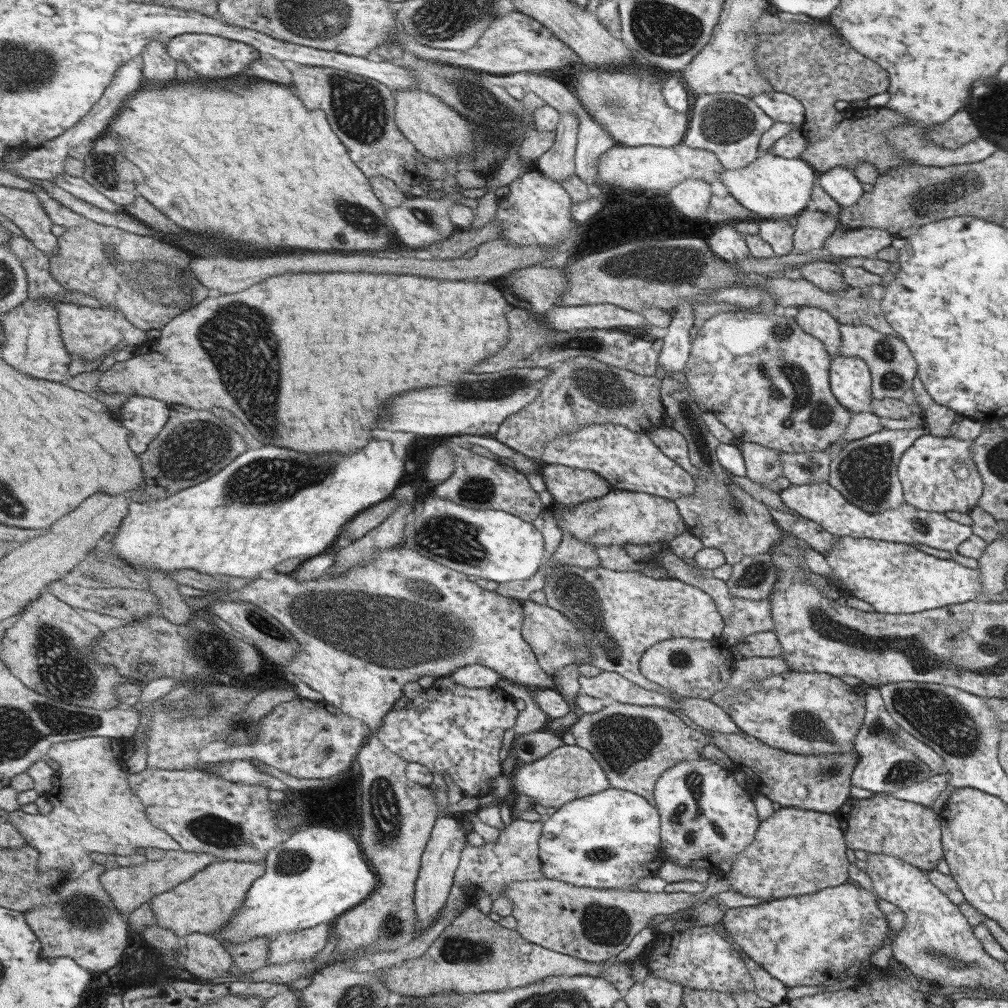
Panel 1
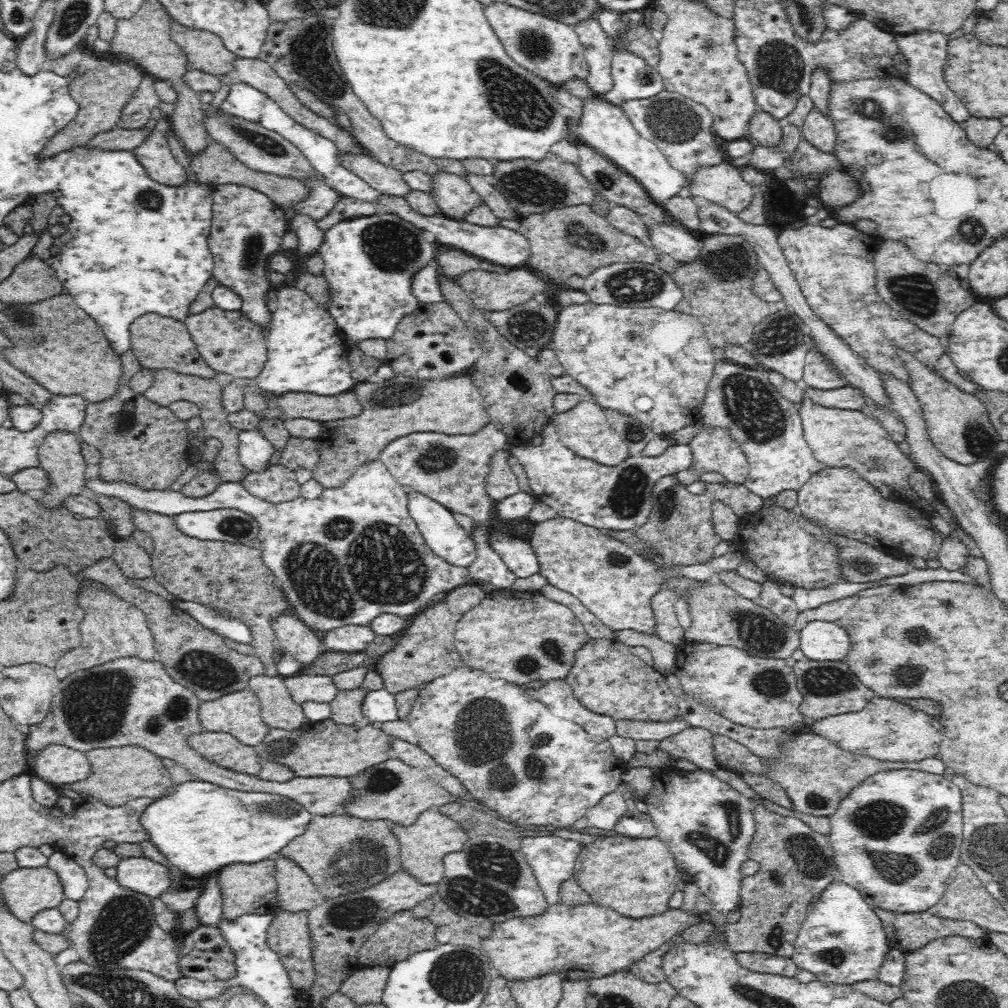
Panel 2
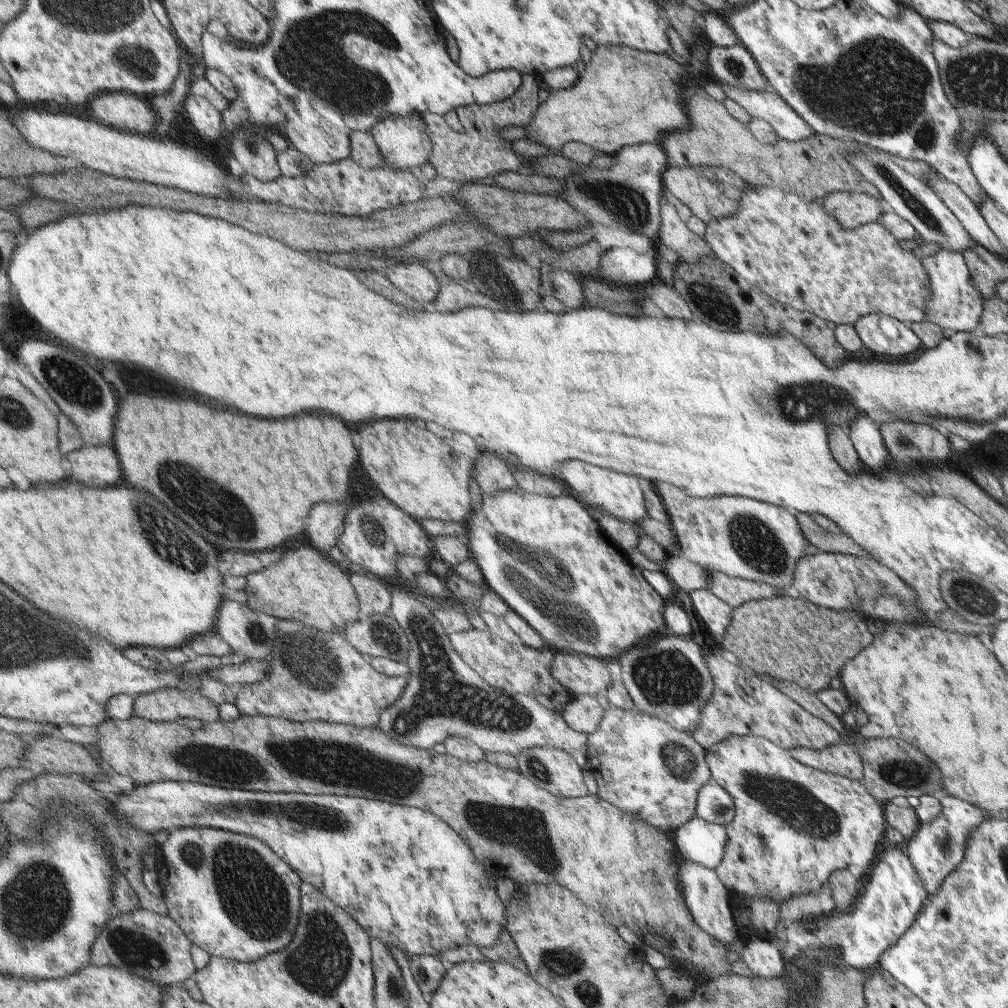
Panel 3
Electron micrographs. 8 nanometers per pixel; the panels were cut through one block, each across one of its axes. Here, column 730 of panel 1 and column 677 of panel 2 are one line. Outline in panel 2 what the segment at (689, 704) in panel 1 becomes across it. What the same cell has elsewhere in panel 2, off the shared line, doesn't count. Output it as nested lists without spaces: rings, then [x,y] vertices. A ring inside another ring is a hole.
[[[672,718],[664,722],[648,722],[648,720],[616,720],[616,732],[618,736],[632,738],[632,740],[658,740],[670,738],[674,734],[680,734],[688,728],[688,722],[684,718]]]

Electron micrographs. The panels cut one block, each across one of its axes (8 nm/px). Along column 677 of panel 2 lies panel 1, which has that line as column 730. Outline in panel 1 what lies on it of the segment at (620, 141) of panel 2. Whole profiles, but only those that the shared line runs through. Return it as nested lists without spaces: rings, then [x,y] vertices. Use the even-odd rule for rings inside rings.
[[[771,152],[759,154],[749,166],[735,168],[735,170],[723,170],[717,178],[733,196],[743,210],[749,210],[757,214],[759,218],[769,220],[795,220],[803,210],[807,210],[807,202],[811,196],[811,184],[815,180],[813,170],[805,160],[799,158],[783,158],[773,156]]]

